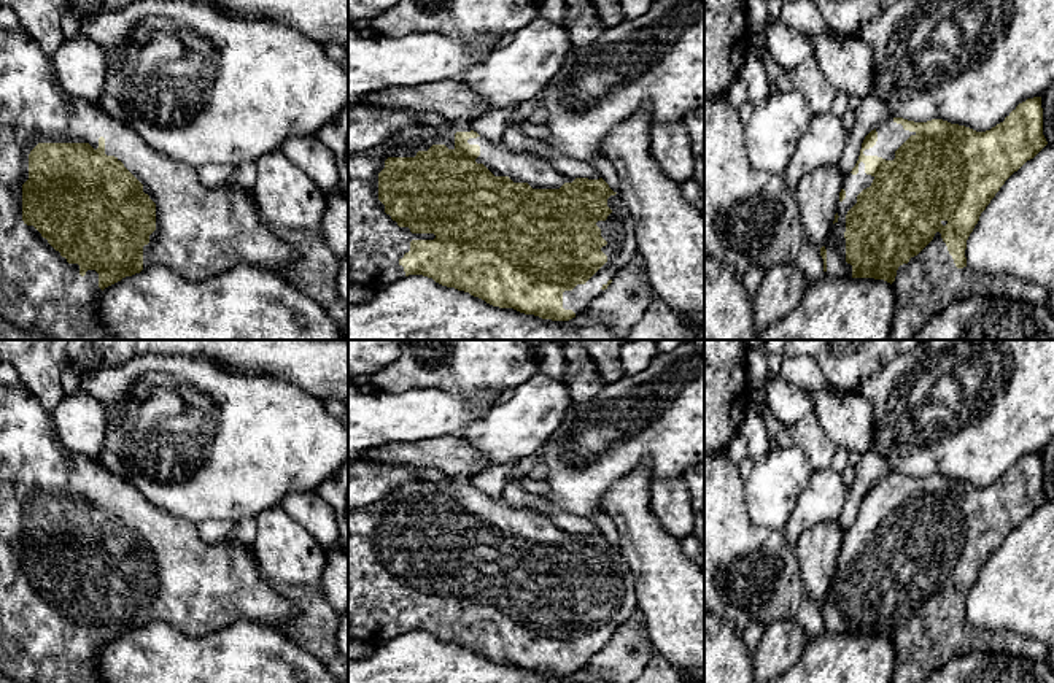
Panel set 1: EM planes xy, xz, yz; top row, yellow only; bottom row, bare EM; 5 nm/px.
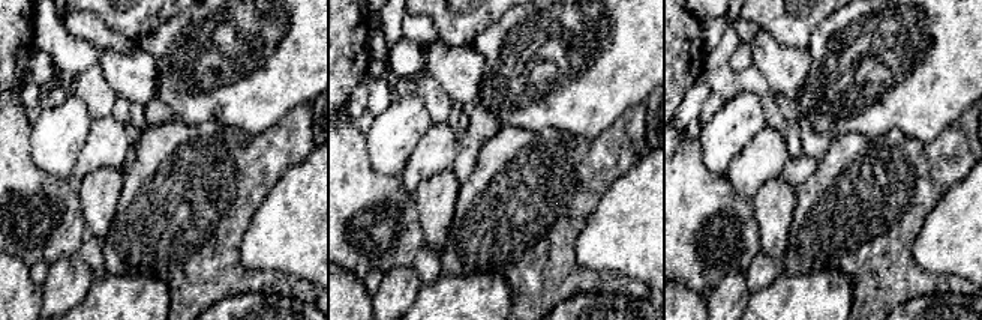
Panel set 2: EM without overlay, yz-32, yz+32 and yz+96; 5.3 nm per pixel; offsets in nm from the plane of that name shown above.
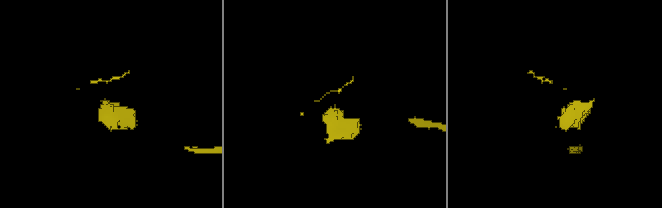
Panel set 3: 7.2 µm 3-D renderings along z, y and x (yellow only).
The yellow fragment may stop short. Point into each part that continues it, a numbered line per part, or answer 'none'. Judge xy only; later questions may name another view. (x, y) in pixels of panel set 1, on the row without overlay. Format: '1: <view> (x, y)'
1: xy (201, 588)

